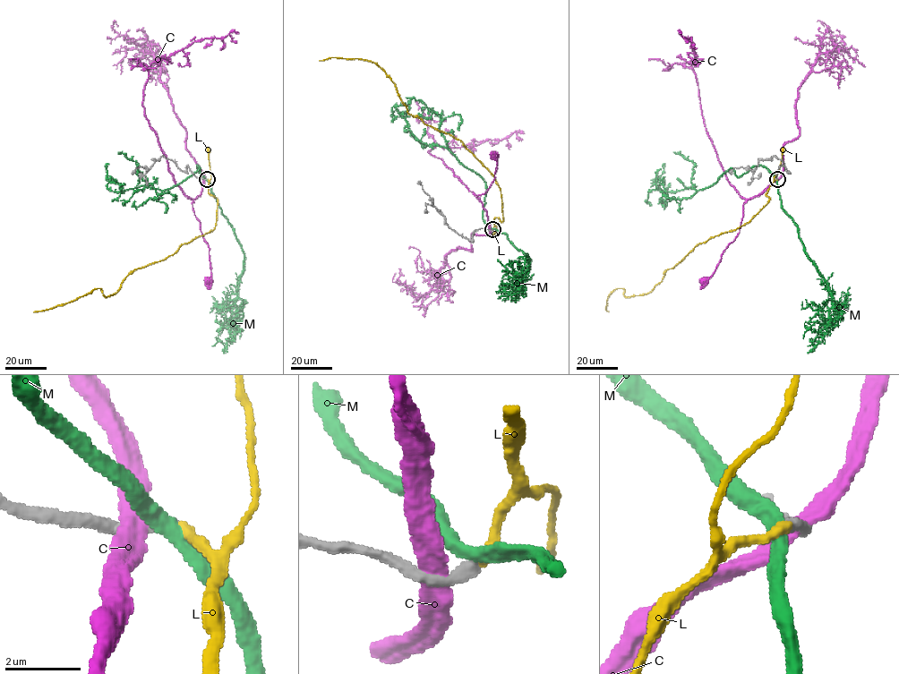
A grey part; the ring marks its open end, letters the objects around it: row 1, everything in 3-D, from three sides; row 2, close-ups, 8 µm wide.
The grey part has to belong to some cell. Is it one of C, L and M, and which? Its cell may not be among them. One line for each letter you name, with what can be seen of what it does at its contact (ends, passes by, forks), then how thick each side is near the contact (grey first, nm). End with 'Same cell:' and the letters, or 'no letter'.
L: it ends; calibres 320 and 240 nm
Same cell: L

